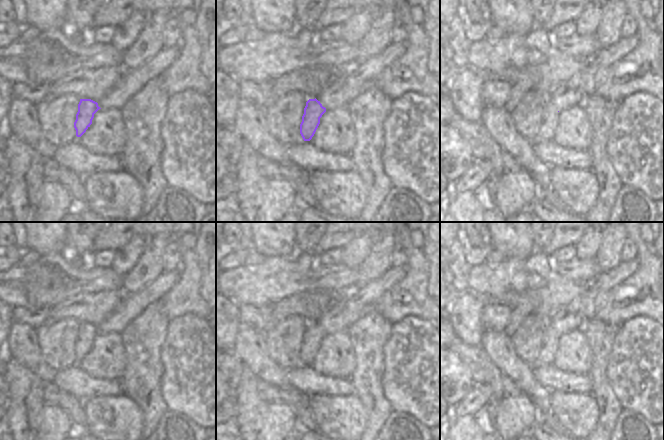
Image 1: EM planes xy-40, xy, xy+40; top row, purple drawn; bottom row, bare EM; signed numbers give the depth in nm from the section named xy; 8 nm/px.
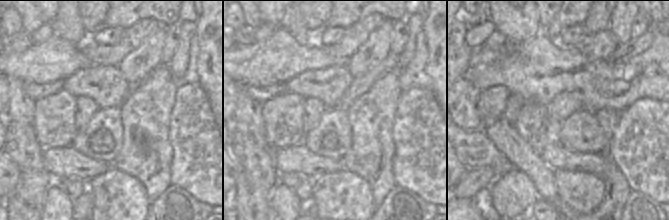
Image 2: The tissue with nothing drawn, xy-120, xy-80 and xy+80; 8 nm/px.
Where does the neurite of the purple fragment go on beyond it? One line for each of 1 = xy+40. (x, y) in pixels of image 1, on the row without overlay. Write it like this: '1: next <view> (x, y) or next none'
1: next none

